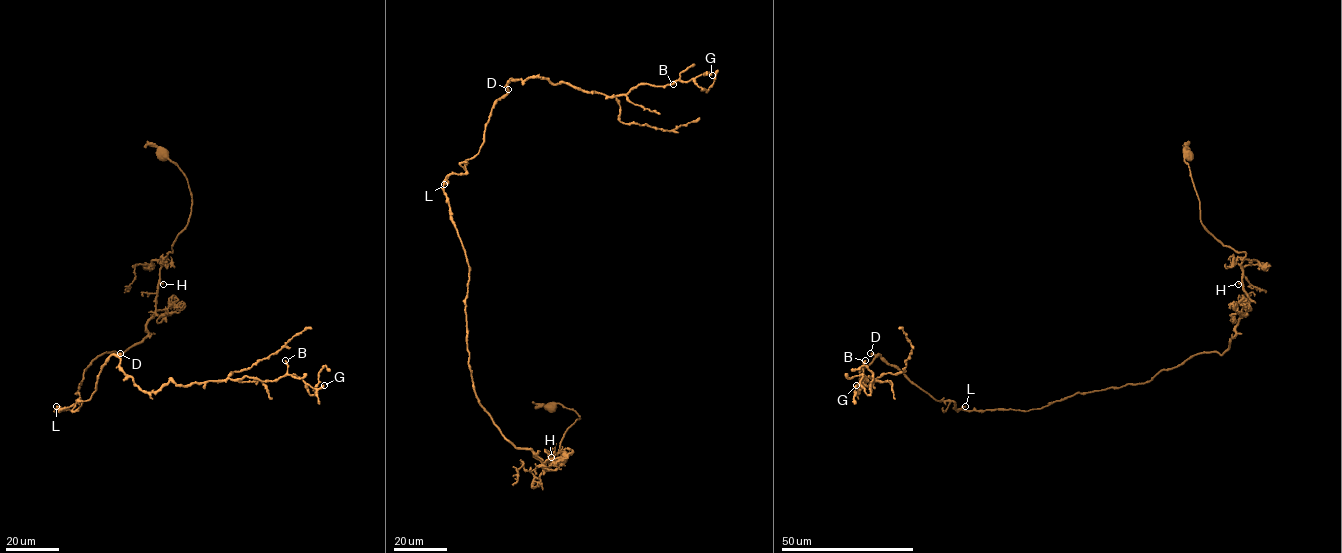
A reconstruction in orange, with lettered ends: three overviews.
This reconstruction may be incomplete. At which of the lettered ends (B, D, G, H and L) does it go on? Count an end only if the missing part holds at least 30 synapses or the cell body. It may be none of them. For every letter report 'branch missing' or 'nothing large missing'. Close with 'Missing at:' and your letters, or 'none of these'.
B: branch missing
D: nothing large missing
G: nothing large missing
H: nothing large missing
L: nothing large missing
Missing at: B

